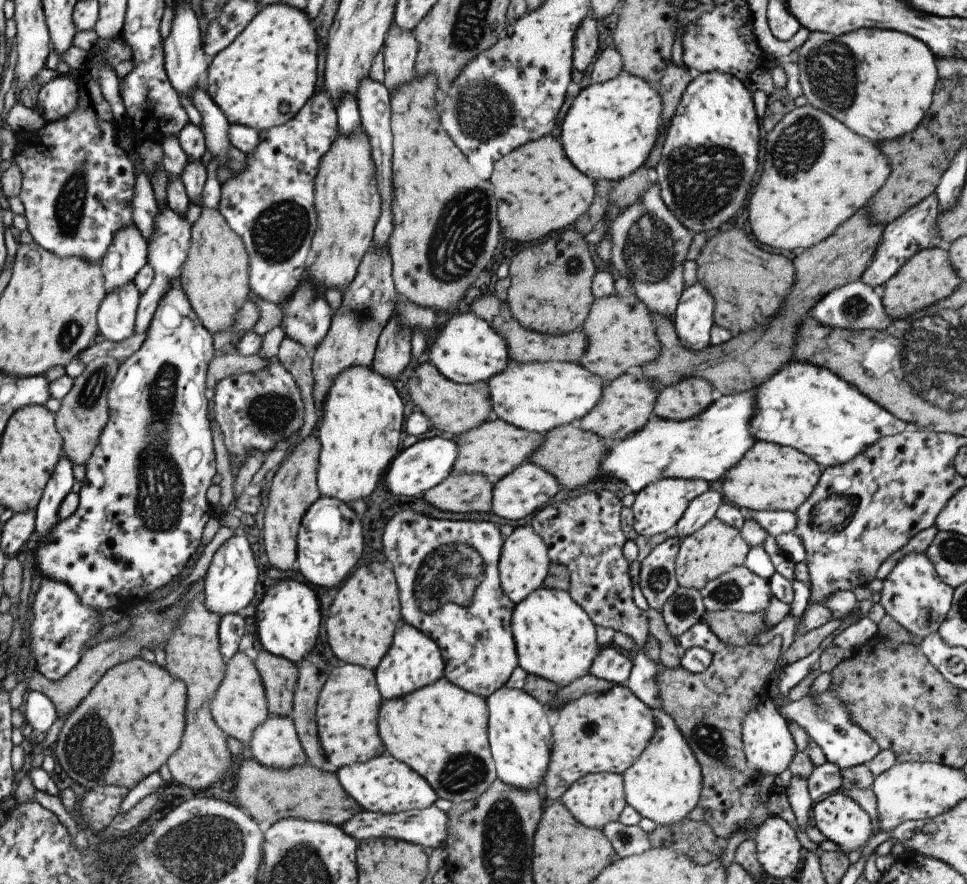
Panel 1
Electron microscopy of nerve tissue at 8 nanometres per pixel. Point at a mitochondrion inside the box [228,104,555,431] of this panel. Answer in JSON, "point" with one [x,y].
{"point":[454,250]}

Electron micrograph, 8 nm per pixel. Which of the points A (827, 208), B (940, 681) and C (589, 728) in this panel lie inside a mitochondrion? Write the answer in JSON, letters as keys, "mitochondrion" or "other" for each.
{"A":"other","B":"other","C":"other"}

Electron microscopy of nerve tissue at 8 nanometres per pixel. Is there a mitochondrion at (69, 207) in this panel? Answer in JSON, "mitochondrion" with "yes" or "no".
{"mitochondrion":"yes"}

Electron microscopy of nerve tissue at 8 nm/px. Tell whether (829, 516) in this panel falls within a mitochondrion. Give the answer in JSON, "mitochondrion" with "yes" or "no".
{"mitochondrion":"yes"}

